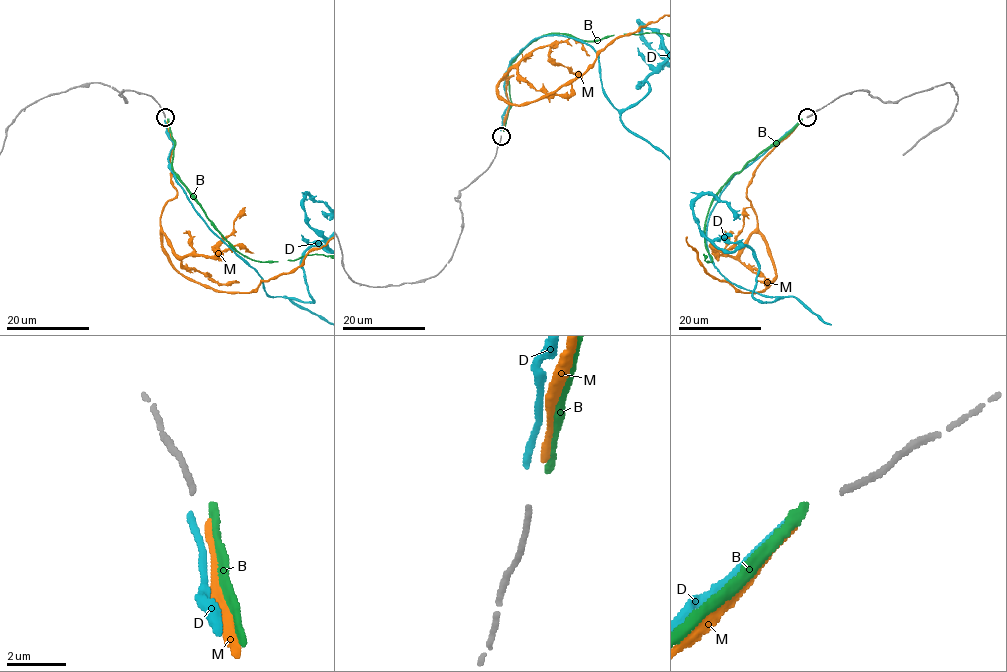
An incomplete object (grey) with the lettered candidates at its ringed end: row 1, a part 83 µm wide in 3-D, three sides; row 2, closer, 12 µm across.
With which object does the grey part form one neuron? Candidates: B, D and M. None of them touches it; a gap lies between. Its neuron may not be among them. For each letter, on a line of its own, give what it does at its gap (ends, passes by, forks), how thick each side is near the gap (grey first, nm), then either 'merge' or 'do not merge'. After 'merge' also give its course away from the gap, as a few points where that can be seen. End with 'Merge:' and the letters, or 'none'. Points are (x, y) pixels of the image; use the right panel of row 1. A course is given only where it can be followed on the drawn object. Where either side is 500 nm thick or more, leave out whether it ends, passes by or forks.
B: it ends; calibres 200 and 320 nm; do not merge
D: it ends; calibres 200 and 240 nm; merge
M: it ends; calibres 200 and 280 nm; do not merge
Merge: D

